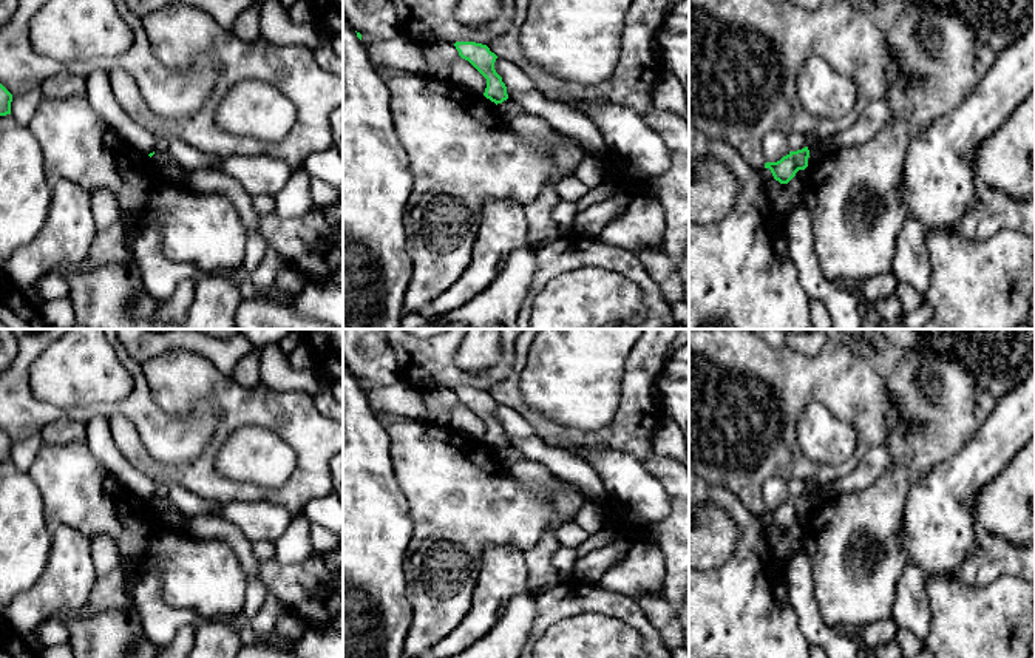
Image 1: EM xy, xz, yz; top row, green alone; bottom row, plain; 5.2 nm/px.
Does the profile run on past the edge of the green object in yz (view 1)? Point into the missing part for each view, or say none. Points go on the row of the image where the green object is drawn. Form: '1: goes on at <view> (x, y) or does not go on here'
1: does not go on here

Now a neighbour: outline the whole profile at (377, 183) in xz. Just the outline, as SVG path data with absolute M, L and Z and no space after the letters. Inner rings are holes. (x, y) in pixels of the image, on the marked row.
M343 19L343 329L399 329L412 275L405 215L414 181L389 110L386 77Z

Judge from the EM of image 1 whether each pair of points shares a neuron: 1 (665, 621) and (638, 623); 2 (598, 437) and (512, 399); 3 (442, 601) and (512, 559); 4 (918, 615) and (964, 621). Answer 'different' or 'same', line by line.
1: different
2: same
3: different
4: different

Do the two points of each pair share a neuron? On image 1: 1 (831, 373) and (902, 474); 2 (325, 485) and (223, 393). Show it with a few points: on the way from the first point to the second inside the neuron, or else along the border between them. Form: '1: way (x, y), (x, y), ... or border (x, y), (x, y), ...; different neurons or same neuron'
1: border (892, 408), (887, 416), (890, 433), (884, 444); different neurons
2: way (312, 454), (312, 450), (272, 410), (254, 405); same neuron

